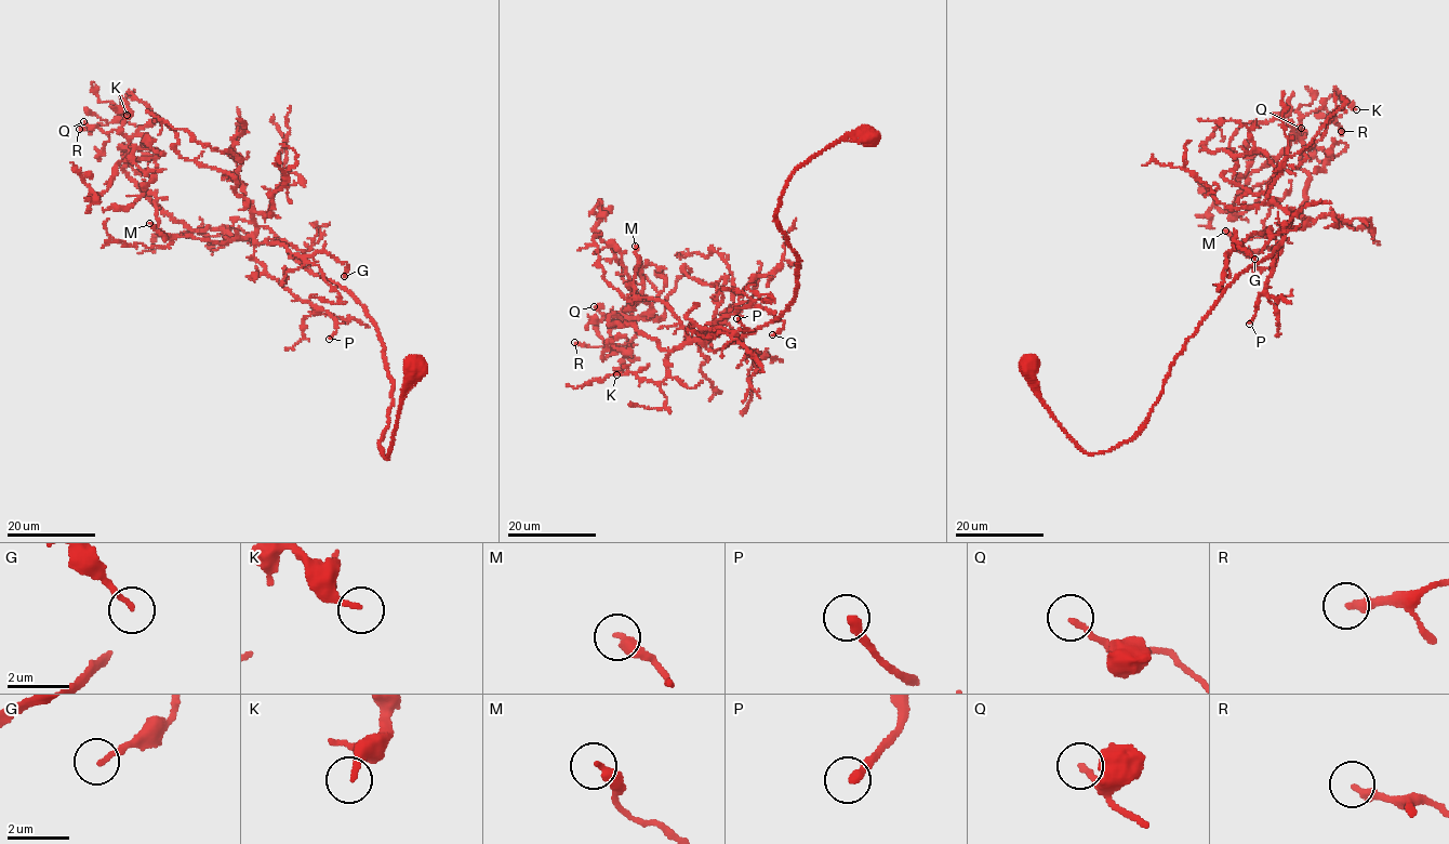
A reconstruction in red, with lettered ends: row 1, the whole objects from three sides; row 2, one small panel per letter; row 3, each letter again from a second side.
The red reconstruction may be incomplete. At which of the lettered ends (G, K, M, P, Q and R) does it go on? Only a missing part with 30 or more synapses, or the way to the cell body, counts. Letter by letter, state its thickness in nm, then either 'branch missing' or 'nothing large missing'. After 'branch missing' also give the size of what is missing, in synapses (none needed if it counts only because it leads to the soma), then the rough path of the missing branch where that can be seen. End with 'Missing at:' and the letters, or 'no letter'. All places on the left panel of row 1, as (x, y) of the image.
G: 190 nm thick; nothing large missing
K: 200 nm thick; nothing large missing
M: 320 nm thick; nothing large missing
P: 280 nm thick; branch missing; about 45 synapses; missing branch runs (329, 339), (331, 358), (321, 380), (318, 403), (327, 435), (332, 440)
Q: 180 nm thick; nothing large missing
R: 300 nm thick; nothing large missing
Missing at: P

